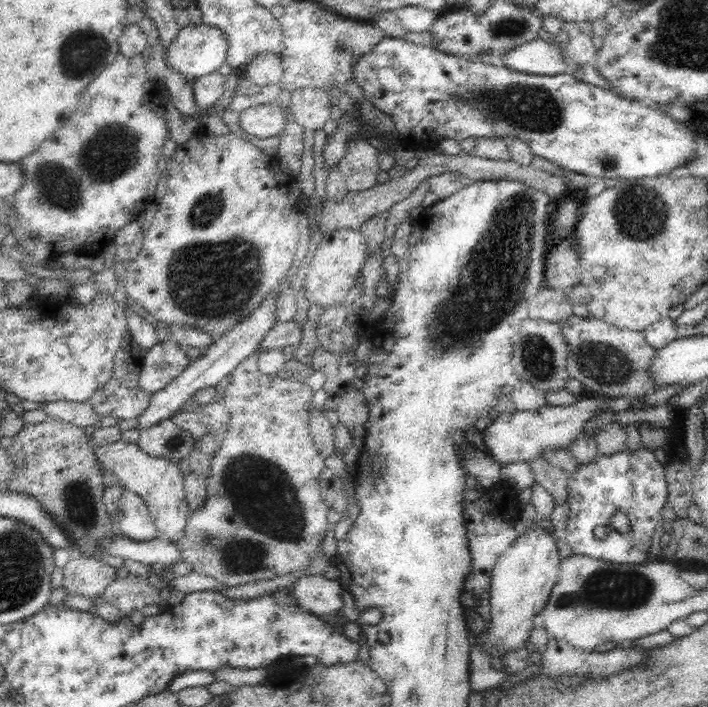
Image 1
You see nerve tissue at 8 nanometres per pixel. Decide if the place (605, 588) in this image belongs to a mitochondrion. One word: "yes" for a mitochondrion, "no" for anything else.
yes

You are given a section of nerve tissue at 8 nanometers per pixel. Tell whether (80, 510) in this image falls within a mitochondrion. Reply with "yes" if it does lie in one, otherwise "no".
yes

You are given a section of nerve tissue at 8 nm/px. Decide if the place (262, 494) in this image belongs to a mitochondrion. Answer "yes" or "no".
yes

